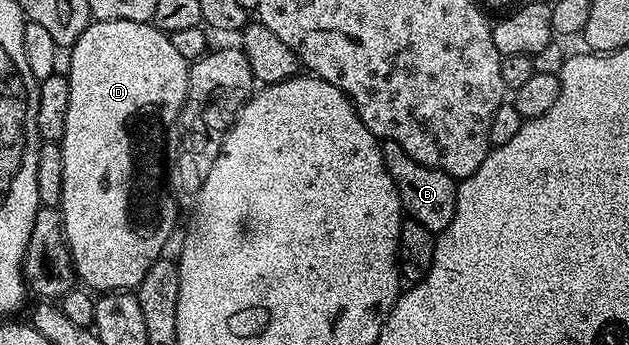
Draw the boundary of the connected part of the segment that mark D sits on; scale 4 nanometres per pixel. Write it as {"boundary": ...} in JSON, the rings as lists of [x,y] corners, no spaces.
{"boundary":[[[92,20],[87,30],[70,46],[71,66],[65,69],[65,76],[69,83],[69,111],[65,115],[65,135],[62,139],[63,162],[65,175],[63,176],[63,200],[61,212],[63,214],[63,234],[71,252],[71,262],[75,265],[75,276],[88,290],[114,293],[116,291],[138,290],[141,279],[145,279],[145,271],[153,267],[155,261],[164,256],[163,248],[175,229],[175,208],[177,202],[167,188],[165,176],[165,124],[163,120],[174,119],[179,116],[179,108],[187,94],[187,71],[189,61],[170,43],[168,34],[155,28],[154,24],[146,21],[96,21]]]}

